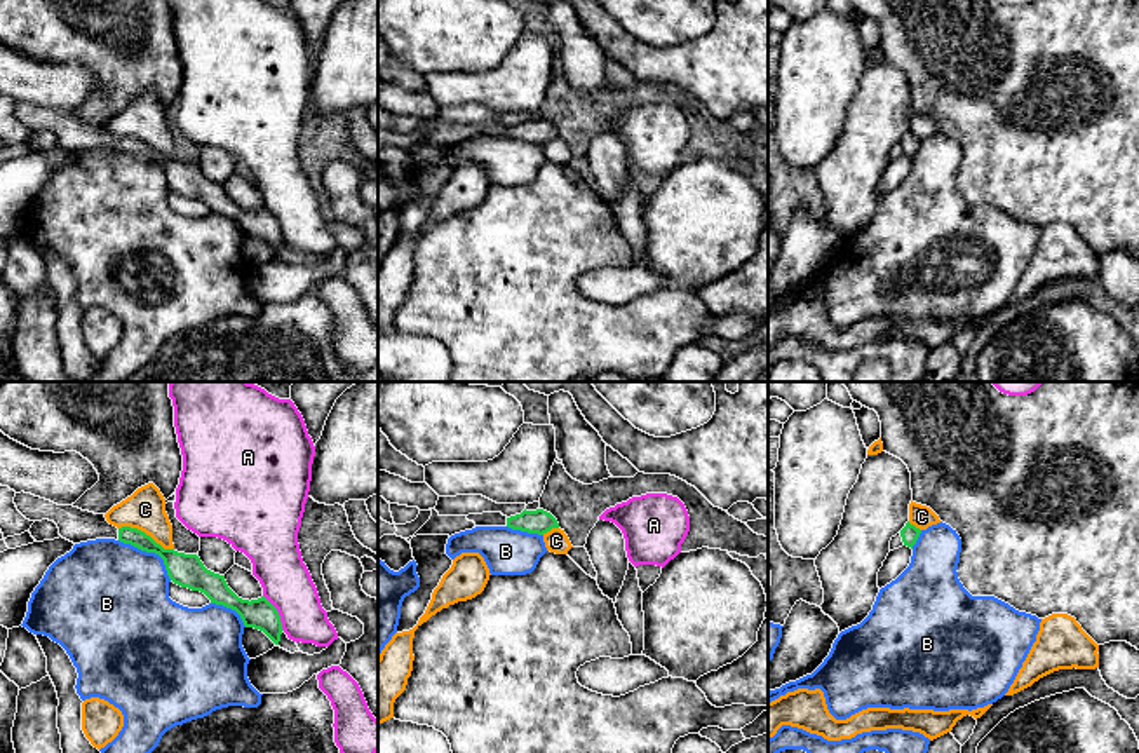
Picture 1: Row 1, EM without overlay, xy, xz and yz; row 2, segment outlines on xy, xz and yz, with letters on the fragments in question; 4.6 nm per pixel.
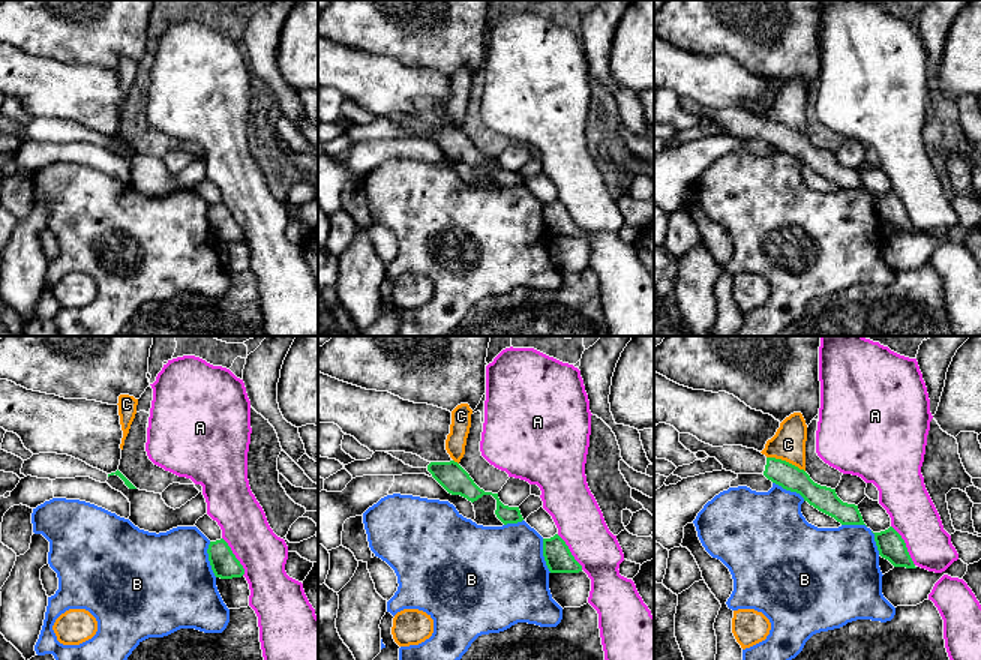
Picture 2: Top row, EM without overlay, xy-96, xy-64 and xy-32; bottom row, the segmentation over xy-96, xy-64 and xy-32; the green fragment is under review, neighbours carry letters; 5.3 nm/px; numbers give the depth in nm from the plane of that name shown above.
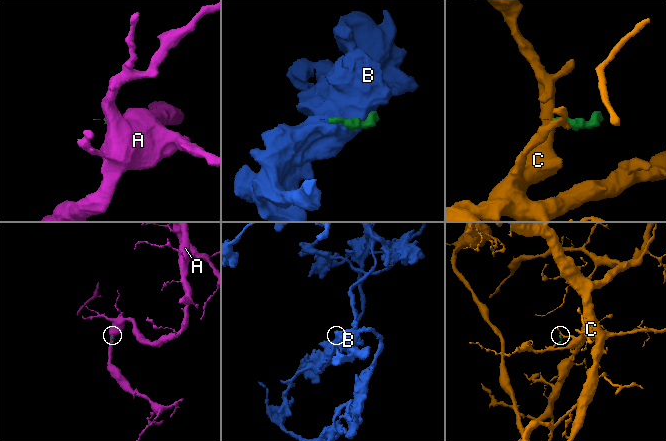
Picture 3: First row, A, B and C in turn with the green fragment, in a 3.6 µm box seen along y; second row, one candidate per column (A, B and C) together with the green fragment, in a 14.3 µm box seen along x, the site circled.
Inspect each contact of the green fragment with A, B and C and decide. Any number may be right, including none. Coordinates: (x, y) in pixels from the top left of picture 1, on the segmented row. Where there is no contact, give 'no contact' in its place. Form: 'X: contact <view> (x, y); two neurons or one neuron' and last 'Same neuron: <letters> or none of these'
A: contact xy (277, 612); two neurons
B: contact xy (150, 551); two neurons
C: contact xy (145, 534); two neurons
Same neuron: none of these

